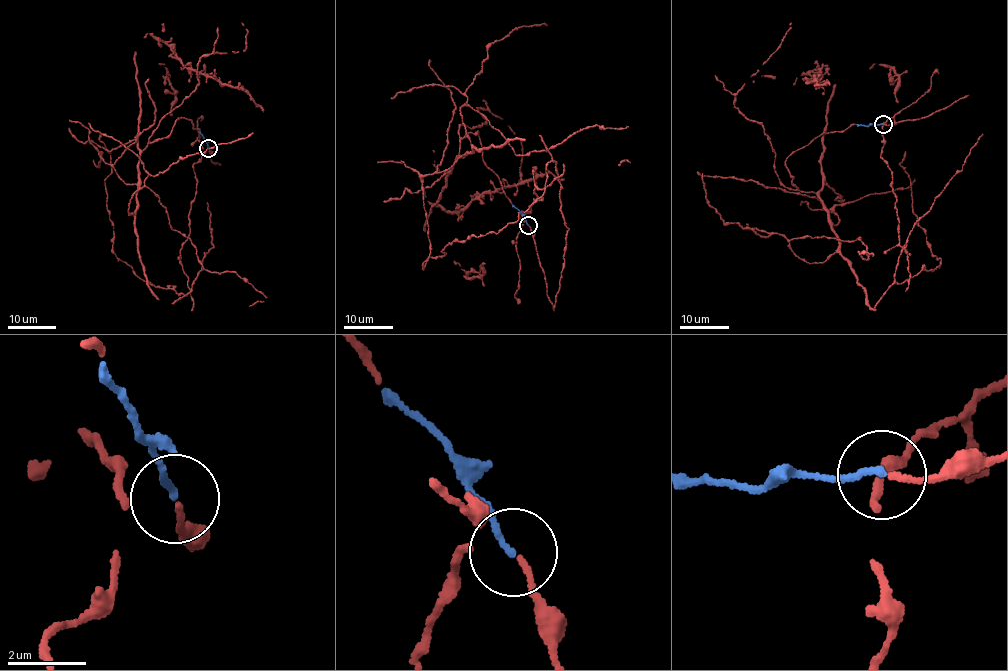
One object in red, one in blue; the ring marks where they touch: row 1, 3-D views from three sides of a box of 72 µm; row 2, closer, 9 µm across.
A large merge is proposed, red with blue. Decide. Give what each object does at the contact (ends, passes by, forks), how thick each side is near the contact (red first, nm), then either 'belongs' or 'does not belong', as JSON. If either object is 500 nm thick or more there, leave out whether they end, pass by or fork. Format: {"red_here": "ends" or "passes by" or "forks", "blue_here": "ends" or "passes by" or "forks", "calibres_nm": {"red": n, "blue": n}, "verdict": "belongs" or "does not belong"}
{"red_here": "passes by", "blue_here": "ends", "calibres_nm": {"red": 80, "blue": 160}, "verdict": "belongs"}

